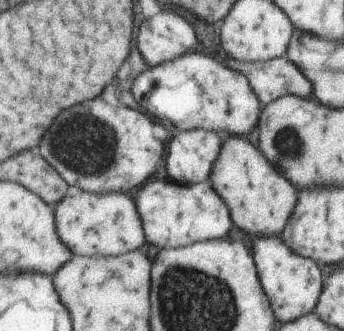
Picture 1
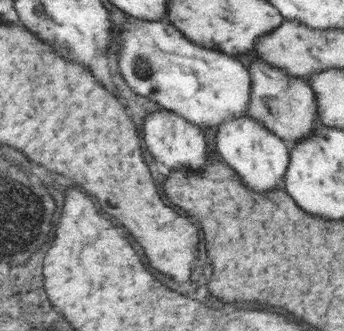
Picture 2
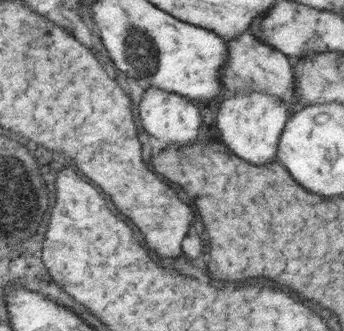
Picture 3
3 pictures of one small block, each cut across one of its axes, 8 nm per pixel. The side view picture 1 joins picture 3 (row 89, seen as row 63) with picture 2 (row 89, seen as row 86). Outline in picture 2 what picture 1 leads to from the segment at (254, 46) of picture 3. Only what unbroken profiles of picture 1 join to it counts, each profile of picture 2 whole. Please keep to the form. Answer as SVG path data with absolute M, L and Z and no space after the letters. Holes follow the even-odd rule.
M255 58L249 64L249 74L253 80L251 104L247 108L249 118L259 120L263 124L263 128L273 132L287 146L293 146L293 142L309 138L311 132L315 132L315 128L317 128L317 98L315 98L315 92L309 82L289 78L287 74L273 70L271 64L261 62L259 58Z

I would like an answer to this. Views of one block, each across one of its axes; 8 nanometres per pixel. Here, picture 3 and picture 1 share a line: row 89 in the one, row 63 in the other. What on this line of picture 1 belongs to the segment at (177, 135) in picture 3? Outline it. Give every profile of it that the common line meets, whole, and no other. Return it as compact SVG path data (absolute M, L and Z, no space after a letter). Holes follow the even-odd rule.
M163 10L143 20L137 34L137 48L147 66L159 66L195 50L195 34L189 22L177 12Z

